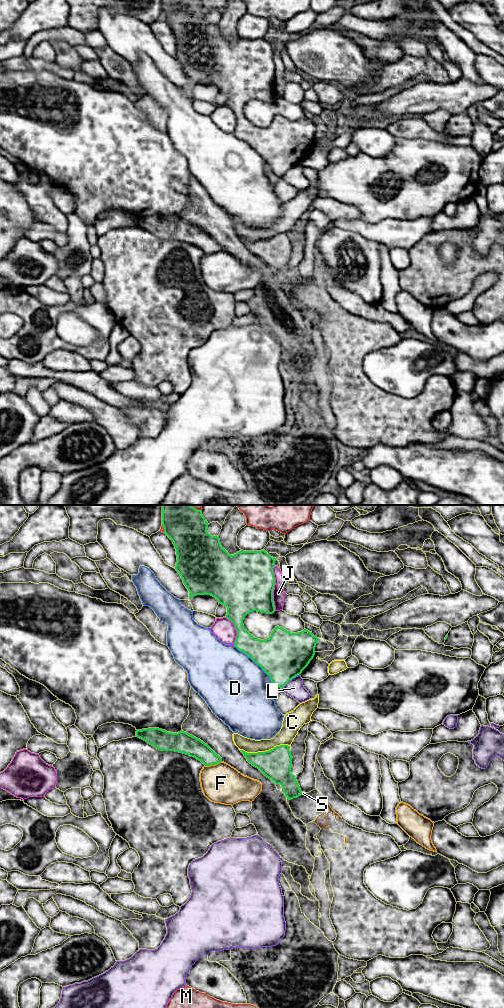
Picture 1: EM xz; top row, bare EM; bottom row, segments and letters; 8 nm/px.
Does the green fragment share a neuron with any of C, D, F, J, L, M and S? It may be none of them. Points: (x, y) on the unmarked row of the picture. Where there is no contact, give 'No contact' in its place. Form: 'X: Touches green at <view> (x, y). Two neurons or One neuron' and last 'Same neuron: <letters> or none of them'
C: Touches green at xz (265, 239). Two neurons
D: Touches green at xz (254, 149). Two neurons
F: Touches green at xz (213, 252). Two neurons
J: Touches green at xz (273, 76). Two neurons
L: Touches green at xz (290, 167). Two neurons
M: Touches green at xz (163, 15). Two neurons
S: Touches green at xz (301, 281). Two neurons
Same neuron: none of them

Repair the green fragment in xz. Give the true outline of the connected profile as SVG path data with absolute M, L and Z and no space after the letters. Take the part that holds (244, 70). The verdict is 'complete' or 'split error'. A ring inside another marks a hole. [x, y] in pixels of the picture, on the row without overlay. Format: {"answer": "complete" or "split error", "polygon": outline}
{"answer": "complete", "polygon": "M162 0L164 21L172 28L176 37L175 57L189 79L189 87L197 83L211 83L219 92L227 95L226 106L234 112L237 119L234 134L259 153L274 174L282 177L308 154L320 127L306 117L291 121L277 114L269 126L261 128L245 117L243 108L250 100L275 100L273 56L276 46L271 45L265 38L241 38L230 43L221 34L219 24L208 21L208 13L202 0Z"}

